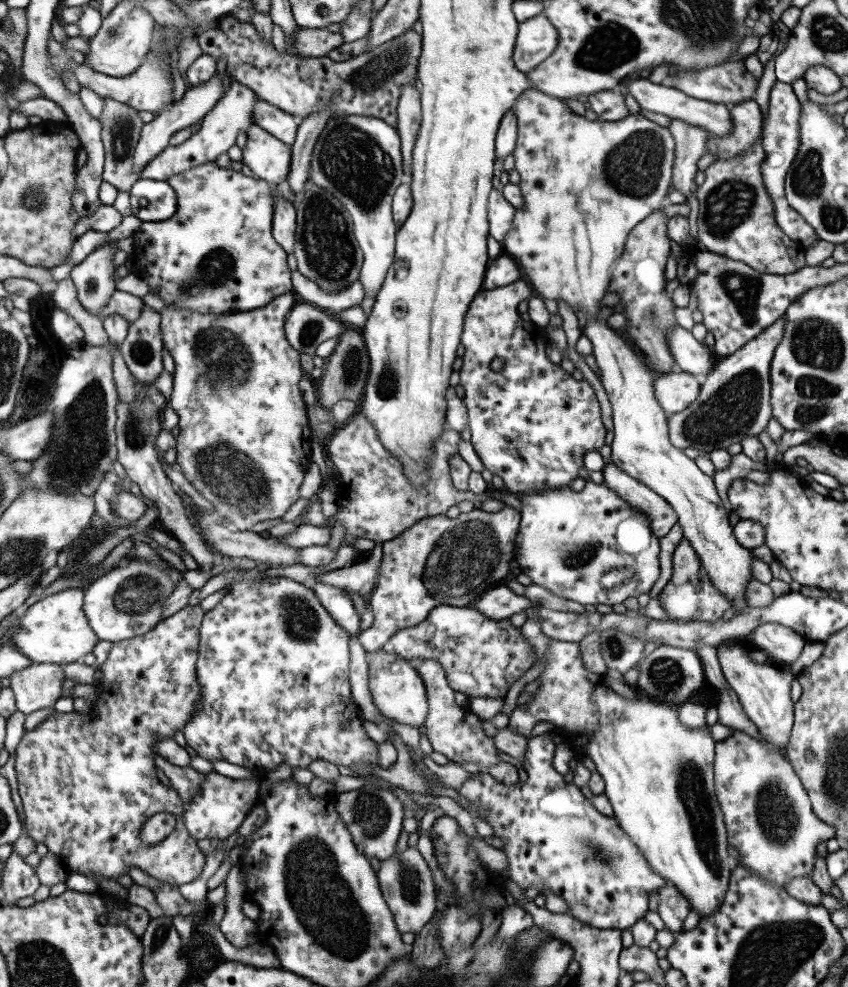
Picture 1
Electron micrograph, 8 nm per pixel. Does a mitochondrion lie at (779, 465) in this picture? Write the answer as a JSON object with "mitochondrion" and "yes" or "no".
{"mitochondrion":"no"}

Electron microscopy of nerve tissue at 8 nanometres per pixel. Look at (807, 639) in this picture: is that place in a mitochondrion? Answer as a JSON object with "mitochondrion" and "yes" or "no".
{"mitochondrion":"no"}

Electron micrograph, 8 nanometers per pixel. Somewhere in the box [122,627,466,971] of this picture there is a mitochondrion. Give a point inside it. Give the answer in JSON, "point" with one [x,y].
{"point":[315,880]}

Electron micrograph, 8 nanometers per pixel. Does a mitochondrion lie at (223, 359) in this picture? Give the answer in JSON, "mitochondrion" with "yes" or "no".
{"mitochondrion":"yes"}

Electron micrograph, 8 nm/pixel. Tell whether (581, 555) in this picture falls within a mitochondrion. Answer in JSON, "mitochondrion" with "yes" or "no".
{"mitochondrion":"yes"}

